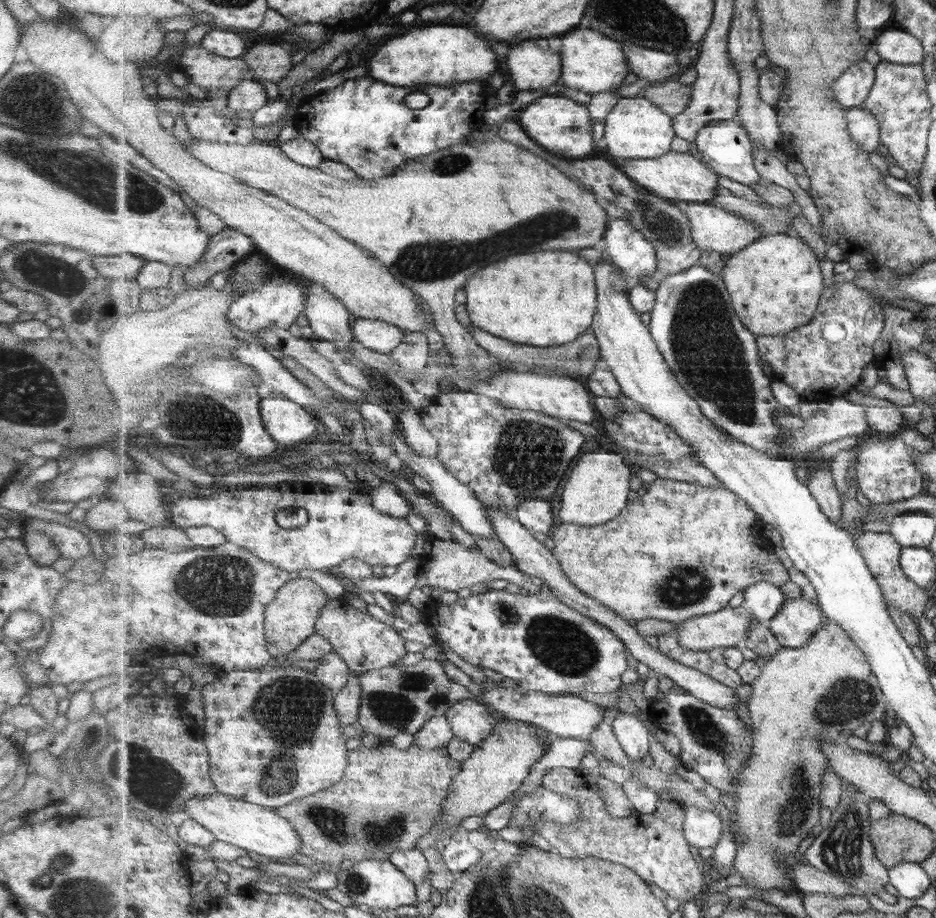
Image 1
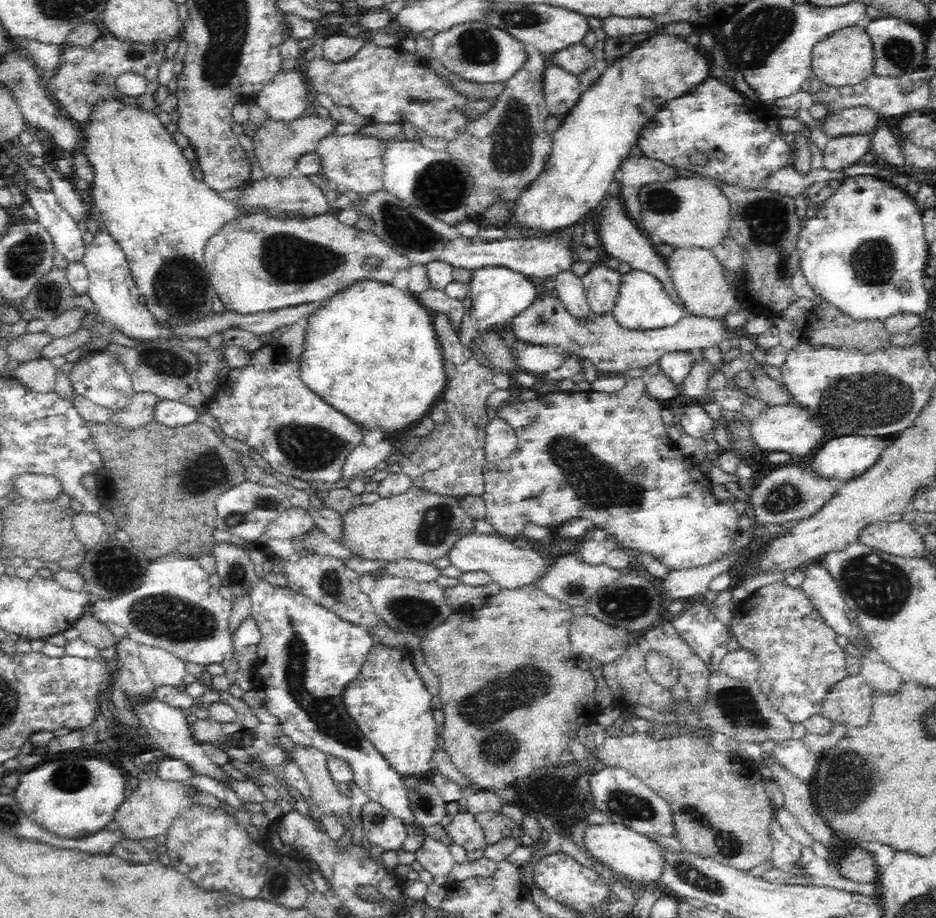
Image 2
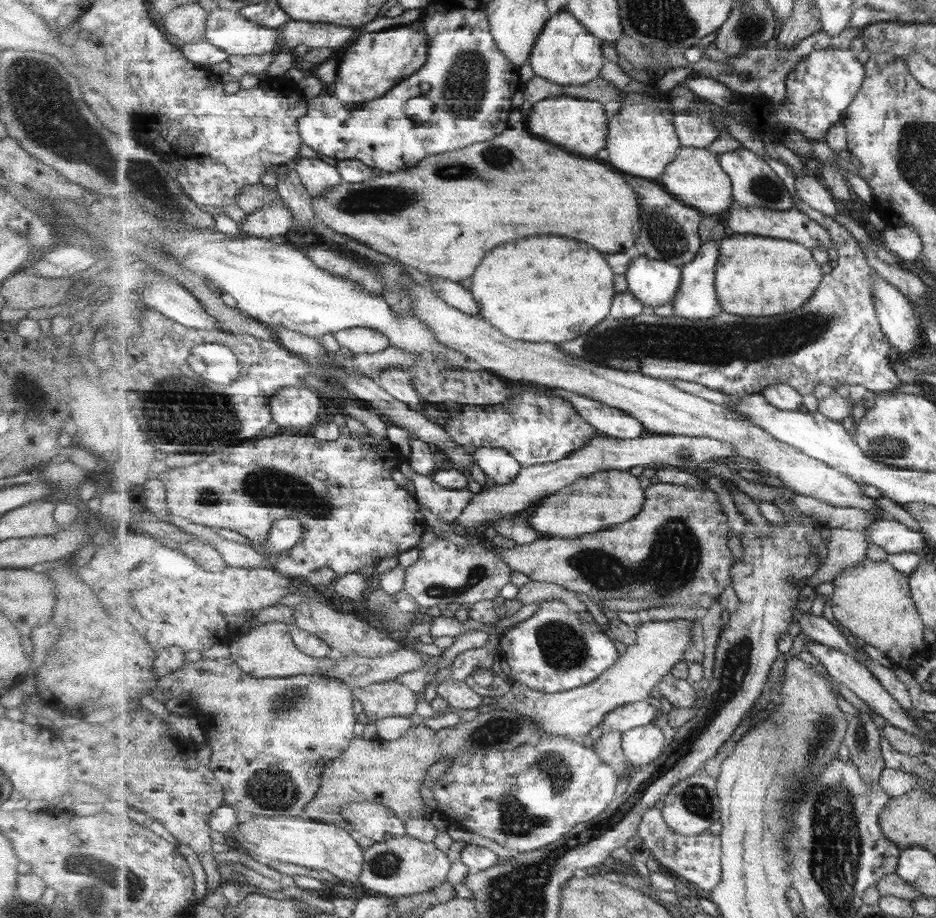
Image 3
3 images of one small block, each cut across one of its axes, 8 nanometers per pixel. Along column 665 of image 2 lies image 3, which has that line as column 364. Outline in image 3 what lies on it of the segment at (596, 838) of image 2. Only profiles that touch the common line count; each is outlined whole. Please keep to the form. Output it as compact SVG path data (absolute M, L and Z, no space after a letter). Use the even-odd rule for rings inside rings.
M259 816L255 822L239 823L230 840L241 844L241 848L269 856L271 860L291 862L313 870L324 870L334 875L341 882L357 886L364 870L365 850L346 828L333 826L323 822L311 822L303 818L287 818L287 816Z

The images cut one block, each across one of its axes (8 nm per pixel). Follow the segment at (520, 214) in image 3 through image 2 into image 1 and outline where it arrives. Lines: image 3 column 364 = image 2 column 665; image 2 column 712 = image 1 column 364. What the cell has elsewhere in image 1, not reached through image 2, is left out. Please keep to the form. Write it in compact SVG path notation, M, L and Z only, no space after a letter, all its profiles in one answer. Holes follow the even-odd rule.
M489 135L488 139L481 144L476 146L471 146L468 143L454 144L453 146L448 146L443 150L438 150L433 154L427 155L426 157L419 157L415 160L405 163L403 167L399 167L396 172L385 178L380 178L379 180L367 181L363 178L357 178L355 180L341 180L340 178L333 177L330 174L325 174L320 168L311 168L308 166L300 165L298 162L291 160L284 152L282 148L279 148L277 143L255 141L248 145L238 145L229 144L222 142L211 142L200 141L199 139L193 138L194 141L188 146L188 151L198 158L203 164L210 166L213 170L218 170L225 174L230 174L235 178L238 178L241 182L246 183L247 186L253 186L261 190L267 191L269 194L273 194L287 202L290 202L293 206L299 207L301 210L307 211L309 214L314 215L321 222L327 223L327 226L333 227L339 234L343 235L345 238L350 239L359 246L364 246L365 250L369 250L371 254L381 260L382 263L389 267L390 271L402 282L407 288L414 290L423 298L429 307L431 307L432 313L434 314L434 322L436 324L436 330L445 337L445 349L453 355L453 361L455 361L455 366L451 368L457 371L458 377L461 378L472 378L472 376L477 376L480 372L485 372L485 370L491 370L491 365L493 365L493 357L489 351L485 350L483 346L480 346L473 338L473 334L468 328L465 328L457 316L455 316L455 307L458 304L455 302L455 294L459 290L464 289L465 285L468 283L469 278L493 264L495 260L503 260L507 256L513 256L513 254L525 254L525 252L539 252L539 250L567 250L567 251L578 251L582 248L589 248L595 246L597 242L601 242L604 238L604 234L607 230L607 225L610 220L607 212L605 212L604 205L599 199L595 199L593 196L594 192L589 186L583 187L585 185L580 179L573 182L570 177L565 175L565 171L562 169L553 168L549 162L543 160L543 158L527 152L525 148L521 146L516 146L515 143L505 141L494 135Z

